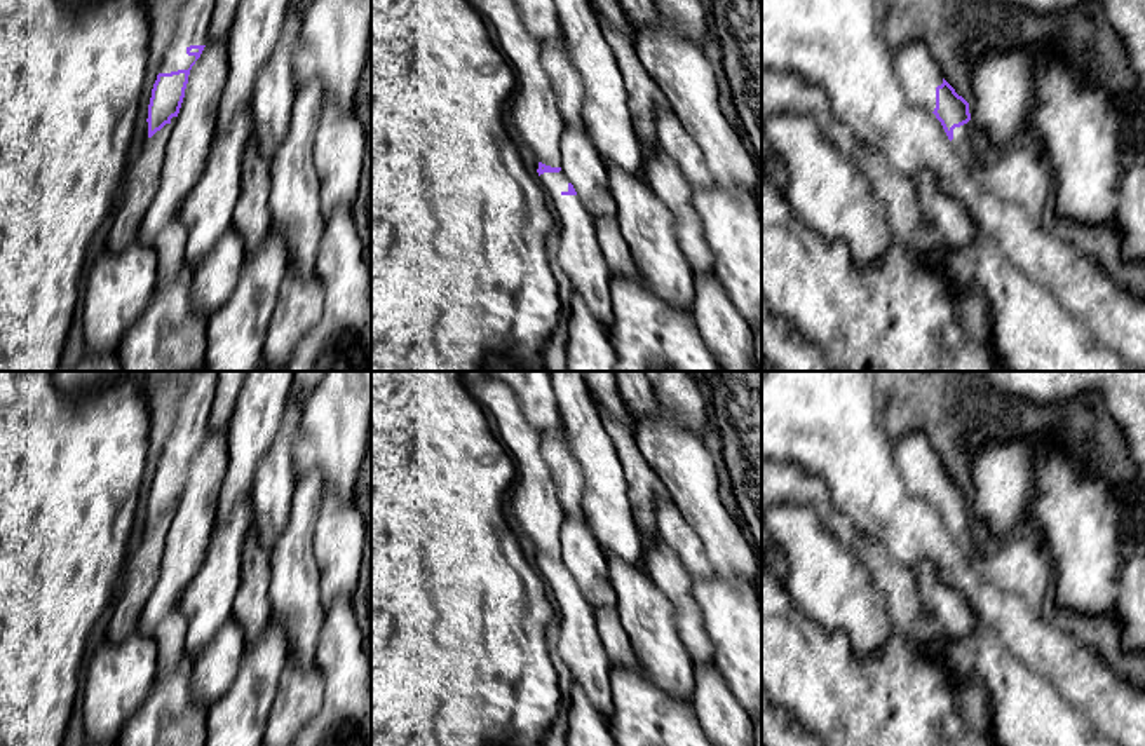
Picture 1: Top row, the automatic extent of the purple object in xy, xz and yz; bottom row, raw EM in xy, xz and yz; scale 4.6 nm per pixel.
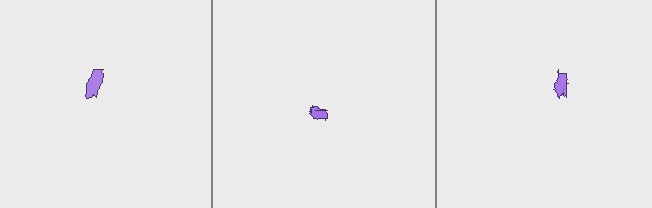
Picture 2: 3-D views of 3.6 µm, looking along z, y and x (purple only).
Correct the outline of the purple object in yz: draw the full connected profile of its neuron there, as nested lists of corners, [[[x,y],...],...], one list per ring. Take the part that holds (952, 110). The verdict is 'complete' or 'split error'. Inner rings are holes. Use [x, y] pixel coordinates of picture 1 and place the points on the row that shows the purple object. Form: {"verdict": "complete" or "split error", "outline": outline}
{"verdict": "split error", "outline": [[[910,38],[901,47],[896,71],[908,101],[932,112],[950,141],[953,129],[971,120],[969,103],[943,78],[941,66],[925,38]]]}

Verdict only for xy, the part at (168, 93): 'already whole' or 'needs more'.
needs more

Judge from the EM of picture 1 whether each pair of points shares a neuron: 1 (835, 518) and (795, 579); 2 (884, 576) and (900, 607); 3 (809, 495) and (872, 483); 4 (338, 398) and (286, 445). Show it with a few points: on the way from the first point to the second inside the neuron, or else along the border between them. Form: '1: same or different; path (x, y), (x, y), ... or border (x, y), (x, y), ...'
1: different; border (814, 506), (819, 520), (847, 546)
2: same; path (891, 583), (900, 591), (900, 600)
3: different; border (799, 466), (811, 474), (818, 474), (832, 497)
4: different; border (298, 438), (295, 447)

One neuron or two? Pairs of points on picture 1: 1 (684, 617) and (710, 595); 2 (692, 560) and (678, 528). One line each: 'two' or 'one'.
1: two
2: one

